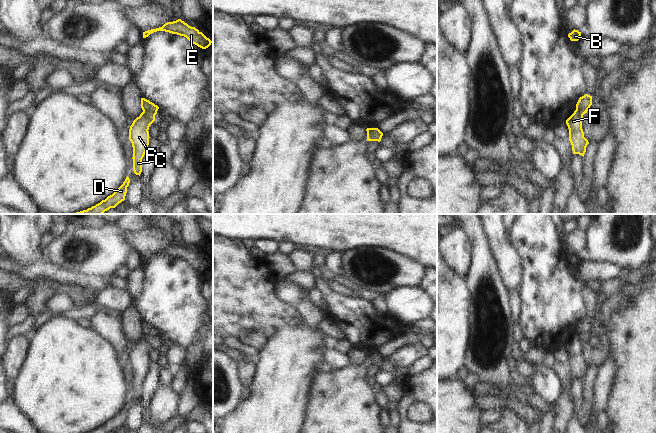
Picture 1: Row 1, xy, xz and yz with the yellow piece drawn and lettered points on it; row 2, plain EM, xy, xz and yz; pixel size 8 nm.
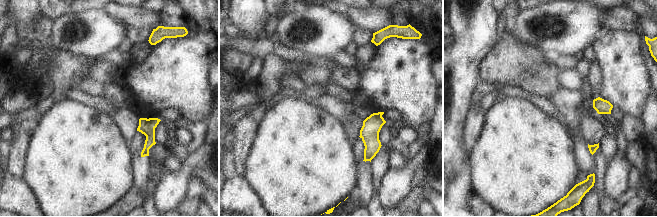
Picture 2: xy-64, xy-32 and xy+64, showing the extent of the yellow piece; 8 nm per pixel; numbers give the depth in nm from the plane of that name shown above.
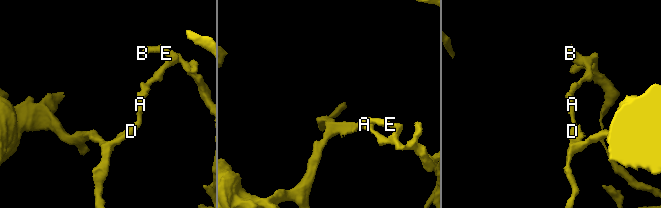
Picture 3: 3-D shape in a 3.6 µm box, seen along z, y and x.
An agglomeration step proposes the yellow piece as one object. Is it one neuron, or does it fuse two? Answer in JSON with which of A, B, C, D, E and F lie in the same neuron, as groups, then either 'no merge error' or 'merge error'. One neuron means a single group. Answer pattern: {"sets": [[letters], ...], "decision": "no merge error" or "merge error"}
{"sets": [["A", "C", "D", "F"], ["B", "E"]], "decision": "merge error"}

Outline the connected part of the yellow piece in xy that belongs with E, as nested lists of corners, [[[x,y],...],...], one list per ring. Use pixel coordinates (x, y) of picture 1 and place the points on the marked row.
[[[178,19],[173,22],[167,22],[162,27],[145,31],[143,32],[143,38],[146,38],[150,34],[157,31],[165,31],[172,34],[184,36],[190,42],[192,42],[193,44],[197,45],[202,49],[208,48],[212,43],[212,41],[209,38],[207,38],[202,32],[200,32],[195,27],[189,26],[187,23],[185,23],[181,19]]]

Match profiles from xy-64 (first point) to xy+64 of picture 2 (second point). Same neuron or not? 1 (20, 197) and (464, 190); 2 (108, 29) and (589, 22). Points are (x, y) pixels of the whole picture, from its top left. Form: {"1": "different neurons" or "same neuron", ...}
{"1": "different neurons", "2": "same neuron"}

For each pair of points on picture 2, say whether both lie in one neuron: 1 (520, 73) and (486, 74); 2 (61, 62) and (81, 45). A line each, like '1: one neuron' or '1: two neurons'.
1: one neuron
2: two neurons

